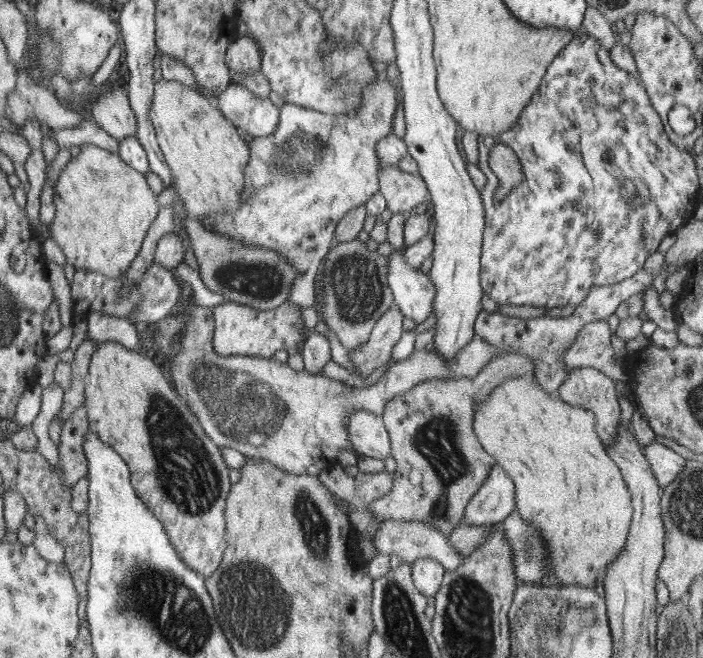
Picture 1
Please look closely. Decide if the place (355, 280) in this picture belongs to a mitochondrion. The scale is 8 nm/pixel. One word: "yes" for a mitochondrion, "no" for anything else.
yes

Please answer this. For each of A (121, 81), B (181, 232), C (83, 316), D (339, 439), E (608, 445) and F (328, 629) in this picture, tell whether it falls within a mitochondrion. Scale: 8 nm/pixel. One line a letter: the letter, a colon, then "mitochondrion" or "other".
A: other
B: other
C: other
D: other
E: other
F: other

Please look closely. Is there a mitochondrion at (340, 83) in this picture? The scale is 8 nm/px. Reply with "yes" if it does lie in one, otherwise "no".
yes

